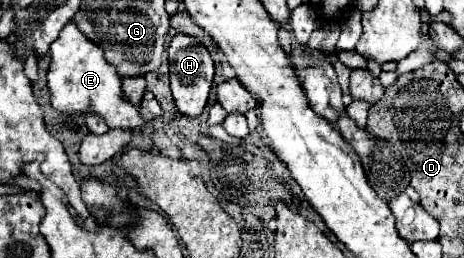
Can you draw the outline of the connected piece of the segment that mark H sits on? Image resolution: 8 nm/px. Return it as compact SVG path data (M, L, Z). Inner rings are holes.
M181 33L171 39L171 45L169 45L167 53L169 53L169 77L171 77L173 101L175 101L181 115L199 117L203 113L205 105L207 105L209 89L211 89L213 75L215 75L211 55L203 45L199 45L199 41L195 37L181 35Z

